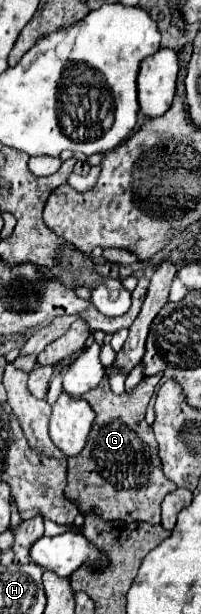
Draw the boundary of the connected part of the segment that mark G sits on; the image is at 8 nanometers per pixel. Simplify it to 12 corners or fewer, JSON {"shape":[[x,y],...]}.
{"shape":[[160,375],[116,395],[96,413],[64,497],[82,515],[160,523],[176,485],[144,421]]}

